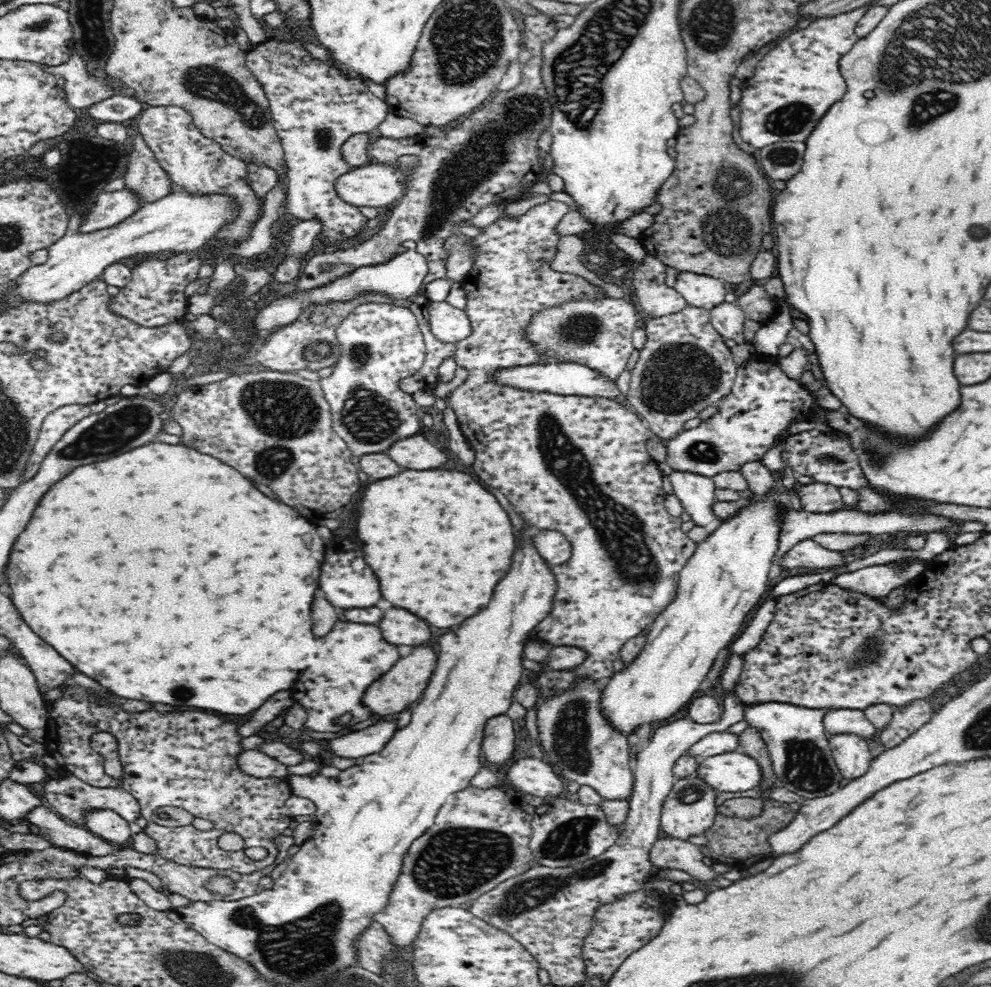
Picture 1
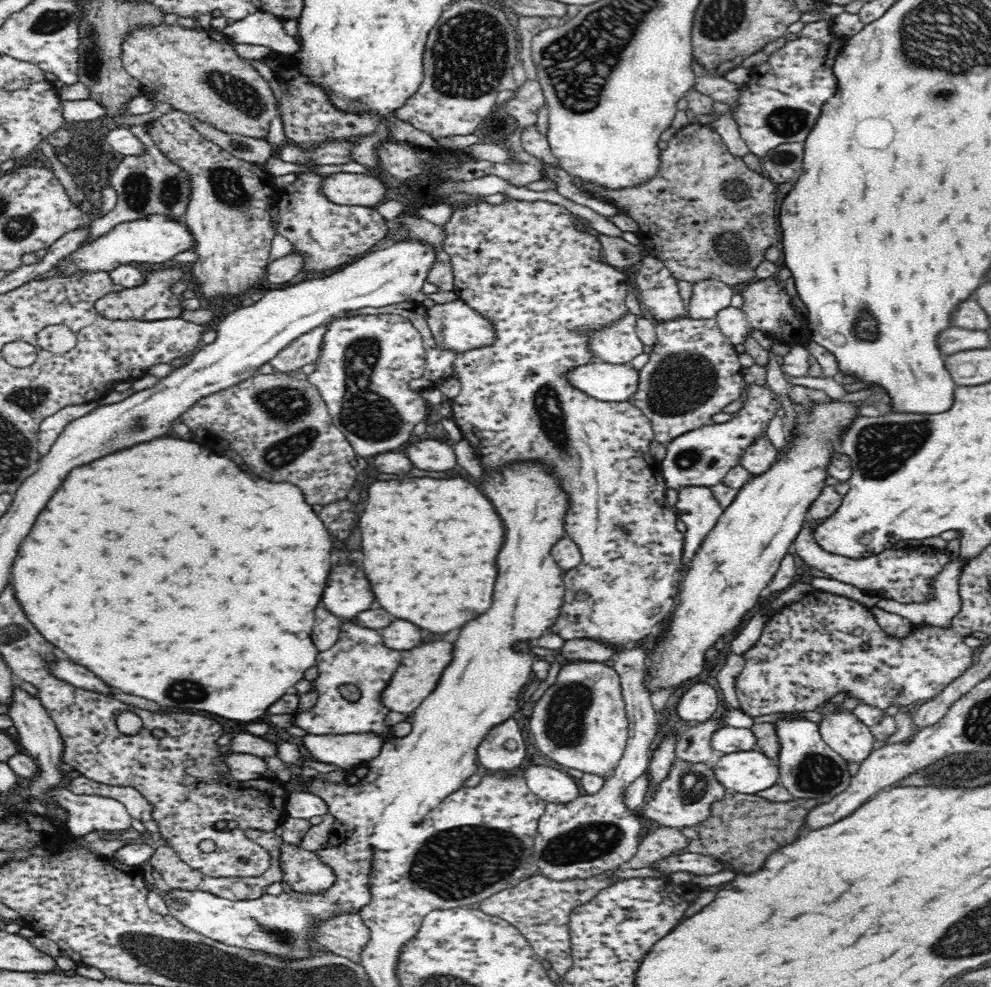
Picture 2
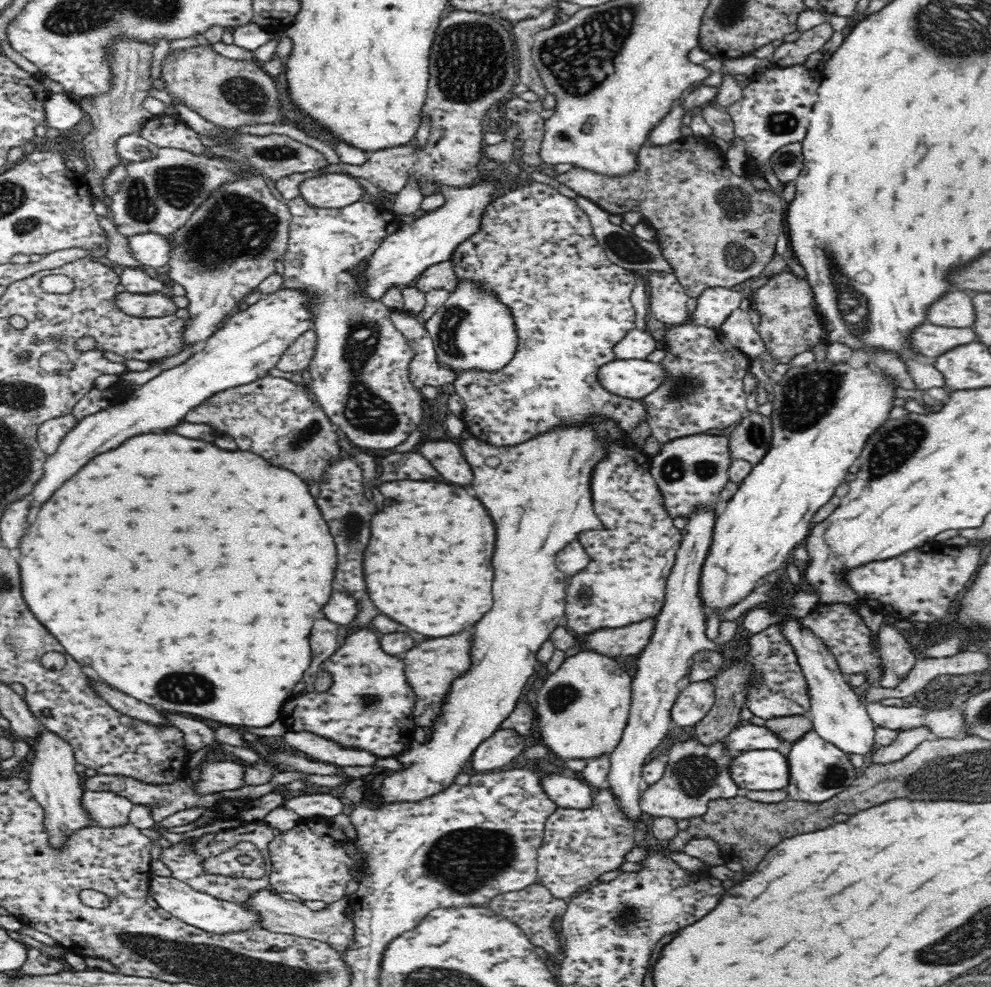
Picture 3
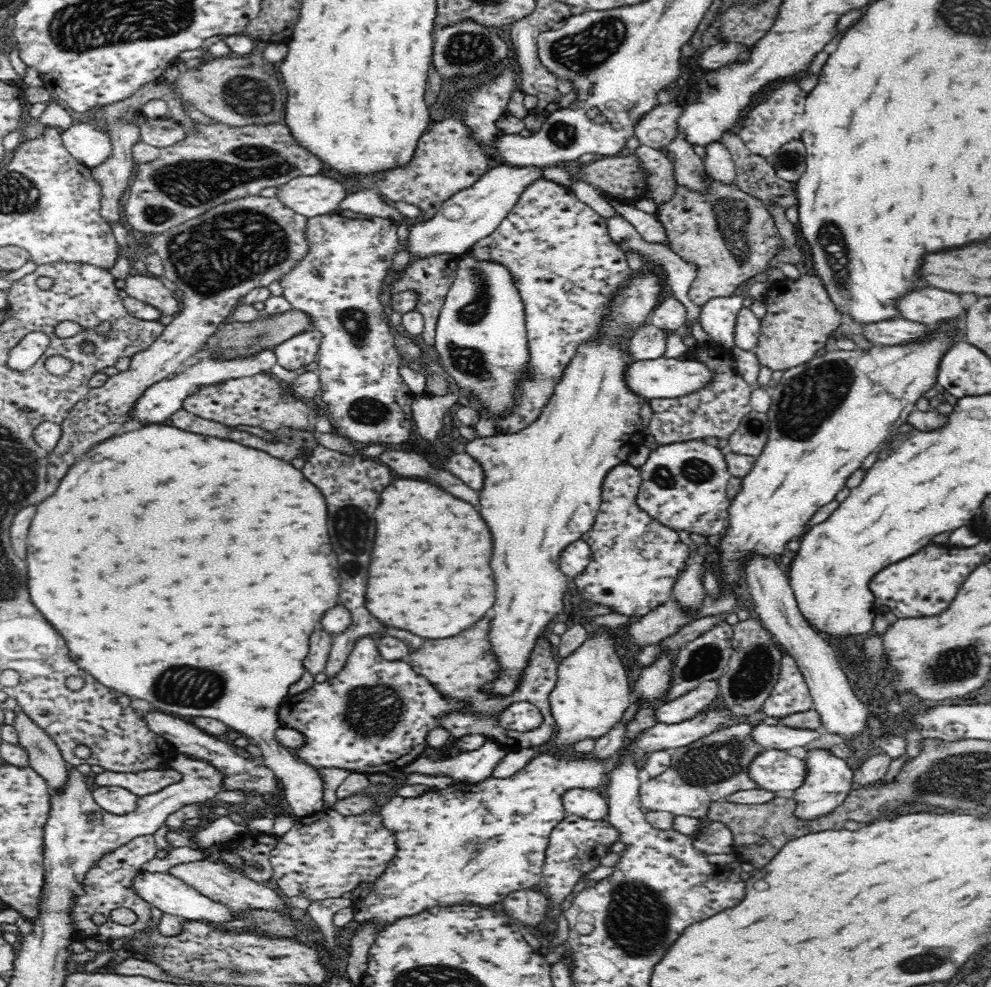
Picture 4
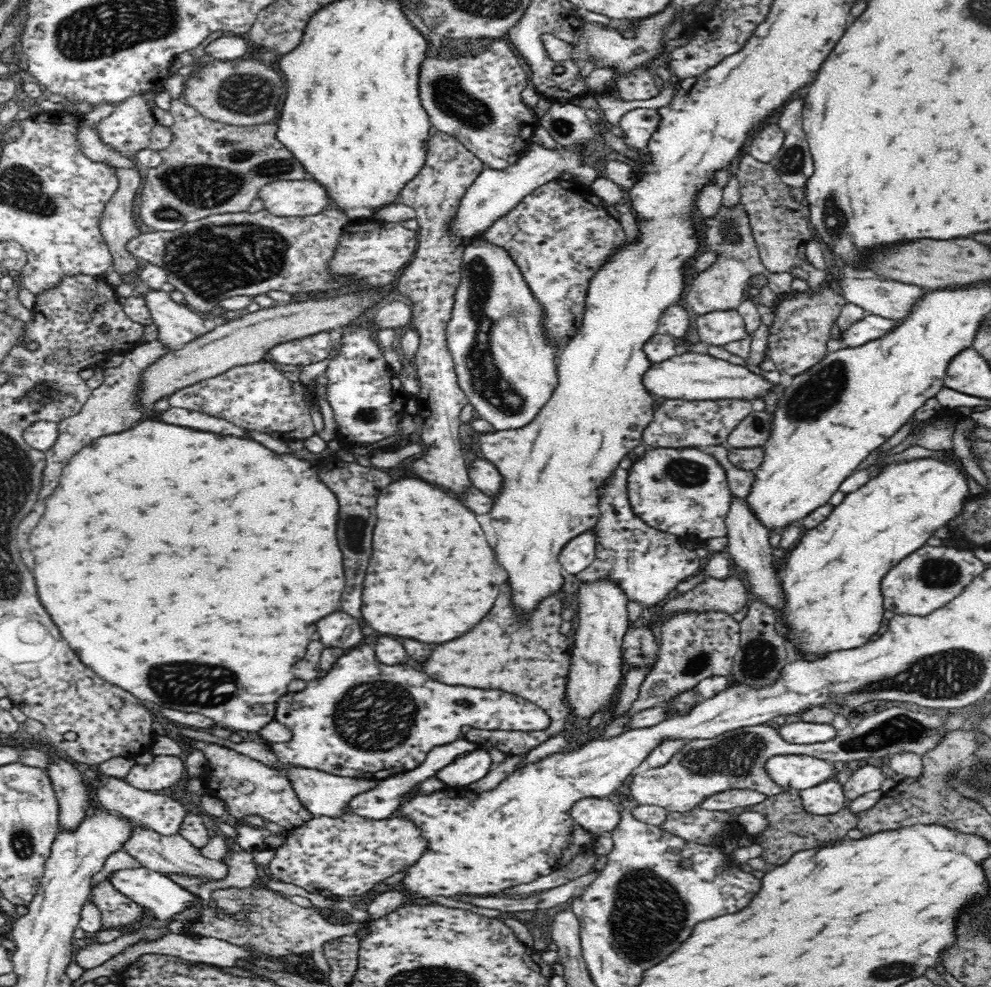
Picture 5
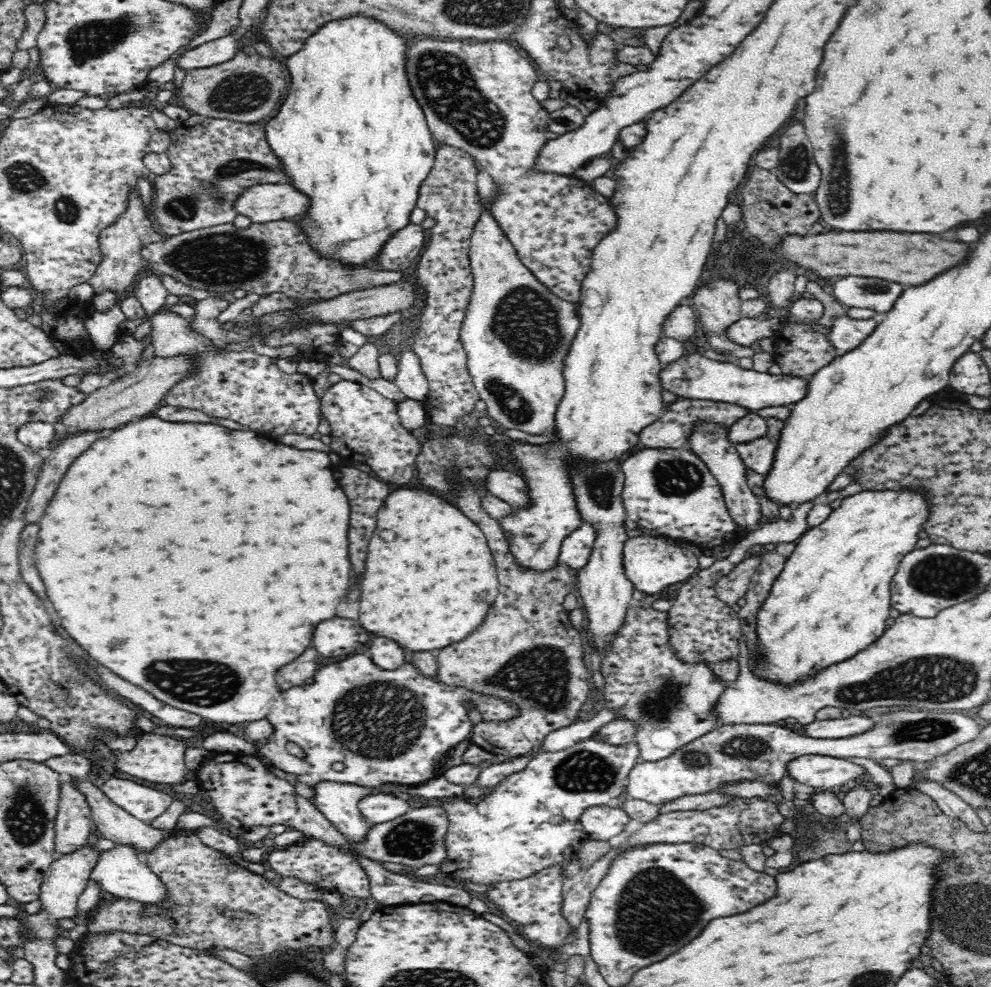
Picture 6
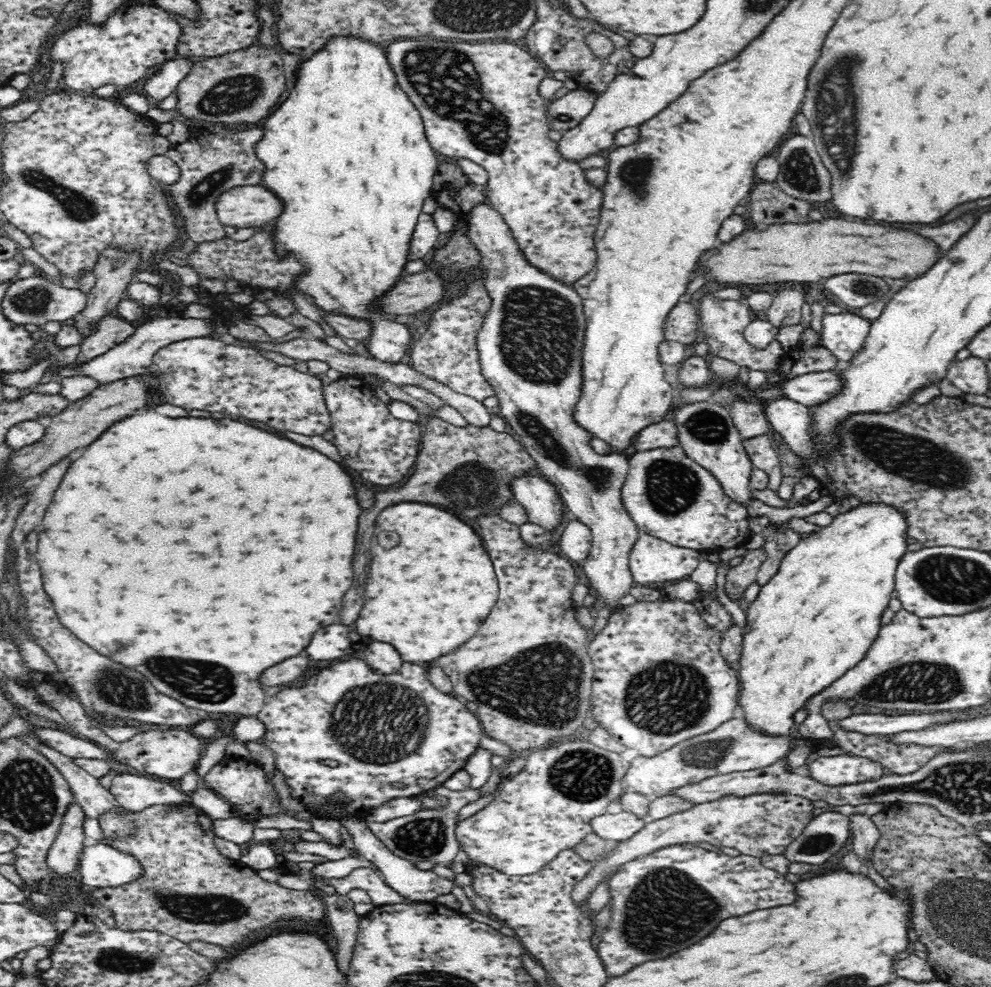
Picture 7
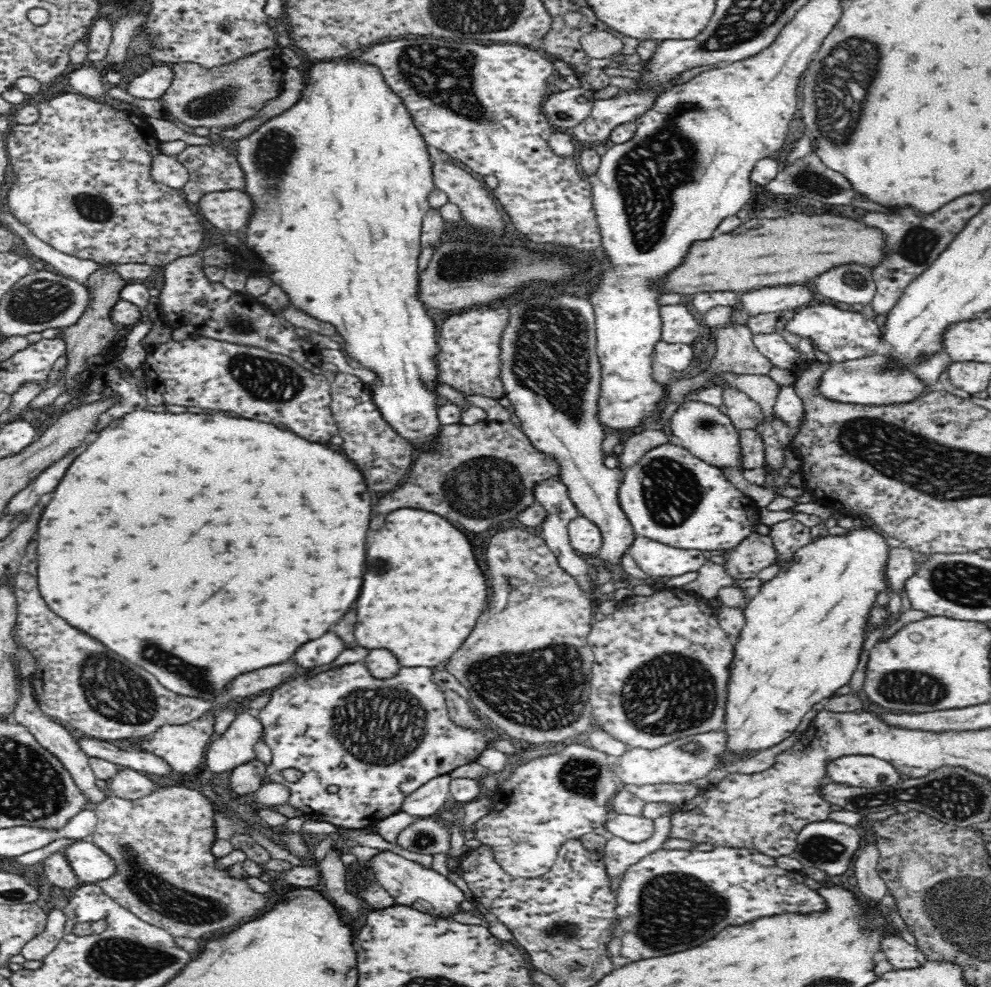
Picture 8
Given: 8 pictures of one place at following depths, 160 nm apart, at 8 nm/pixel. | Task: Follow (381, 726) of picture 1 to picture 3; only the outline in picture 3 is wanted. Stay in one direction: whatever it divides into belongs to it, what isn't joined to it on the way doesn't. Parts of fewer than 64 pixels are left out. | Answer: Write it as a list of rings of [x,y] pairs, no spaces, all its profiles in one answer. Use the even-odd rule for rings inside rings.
[[[286,731],[282,734],[286,746],[298,752],[304,752],[312,760],[326,761],[340,766],[374,766],[376,758],[363,750],[340,748],[331,740],[306,731]]]

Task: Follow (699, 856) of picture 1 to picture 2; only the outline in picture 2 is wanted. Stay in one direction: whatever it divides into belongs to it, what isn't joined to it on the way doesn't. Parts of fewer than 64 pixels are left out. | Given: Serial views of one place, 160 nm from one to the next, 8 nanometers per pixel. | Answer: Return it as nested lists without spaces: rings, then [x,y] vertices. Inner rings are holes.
[[[661,825],[653,831],[647,831],[640,838],[638,852],[634,858],[625,862],[623,866],[627,870],[636,870],[655,863],[658,859],[675,857],[686,846],[689,840],[681,833],[681,830],[674,826]]]

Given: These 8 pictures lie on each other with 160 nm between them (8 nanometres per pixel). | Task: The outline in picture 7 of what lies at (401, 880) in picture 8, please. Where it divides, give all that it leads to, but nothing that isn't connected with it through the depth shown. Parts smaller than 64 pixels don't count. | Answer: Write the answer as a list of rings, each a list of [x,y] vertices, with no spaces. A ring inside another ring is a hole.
[[[352,816],[352,818],[340,820],[340,822],[343,827],[352,831],[354,849],[357,854],[362,854],[374,866],[373,868],[376,868],[386,886],[392,887],[402,898],[409,900],[409,902],[435,902],[434,900],[438,896],[450,894],[454,886],[460,886],[461,888],[471,886],[471,875],[468,872],[456,874],[454,880],[446,880],[432,869],[419,870],[413,862],[394,854],[379,838],[376,838],[368,827],[366,820],[357,820],[356,816]]]

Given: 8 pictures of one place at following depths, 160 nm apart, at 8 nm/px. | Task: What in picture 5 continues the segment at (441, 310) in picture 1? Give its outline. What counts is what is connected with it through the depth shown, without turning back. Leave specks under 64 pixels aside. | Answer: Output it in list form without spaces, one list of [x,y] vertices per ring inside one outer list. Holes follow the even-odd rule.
[[[483,235],[467,241],[463,252],[462,280],[456,292],[456,304],[452,308],[453,318],[448,324],[446,339],[448,349],[454,355],[458,383],[480,418],[492,424],[493,430],[521,429],[541,414],[558,386],[556,359],[562,348],[558,341],[552,341],[546,333],[544,320],[547,311],[532,293],[520,267],[506,247],[488,241]]]

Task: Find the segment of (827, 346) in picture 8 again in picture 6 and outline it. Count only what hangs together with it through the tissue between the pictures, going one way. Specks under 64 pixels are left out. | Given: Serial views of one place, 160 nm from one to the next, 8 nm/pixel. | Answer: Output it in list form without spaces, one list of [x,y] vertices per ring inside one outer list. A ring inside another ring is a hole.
[[[848,315],[836,316],[832,318],[827,340],[839,353],[848,353],[860,346],[877,324],[878,319],[857,320]]]

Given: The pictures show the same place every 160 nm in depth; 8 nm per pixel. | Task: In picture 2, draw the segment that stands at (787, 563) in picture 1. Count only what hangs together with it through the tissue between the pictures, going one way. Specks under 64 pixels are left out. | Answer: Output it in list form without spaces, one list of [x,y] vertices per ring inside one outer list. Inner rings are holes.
[[[807,515],[804,528],[795,541],[796,555],[810,568],[816,568],[822,570],[824,574],[828,574],[829,579],[832,578],[832,580],[850,585],[862,593],[872,593],[880,599],[894,600],[900,604],[926,604],[926,602],[934,600],[934,596],[936,596],[935,586],[933,586],[935,584],[934,578],[938,574],[942,574],[946,564],[953,561],[944,551],[922,552],[920,550],[918,552],[917,548],[886,550],[886,552],[872,558],[859,559],[858,561],[848,560],[845,557],[834,557],[834,555],[824,553],[818,547],[814,541],[814,531],[812,531],[811,525],[812,520]]]

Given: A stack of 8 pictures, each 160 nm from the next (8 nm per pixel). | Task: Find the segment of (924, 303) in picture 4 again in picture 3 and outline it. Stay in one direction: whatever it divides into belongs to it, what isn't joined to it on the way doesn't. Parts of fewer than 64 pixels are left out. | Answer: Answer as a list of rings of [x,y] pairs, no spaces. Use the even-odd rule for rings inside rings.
[[[950,292],[950,294],[944,294],[944,298],[940,298],[940,300],[933,300],[932,304],[926,308],[924,316],[926,322],[930,324],[954,328],[972,327],[975,317],[971,298],[964,292]]]

